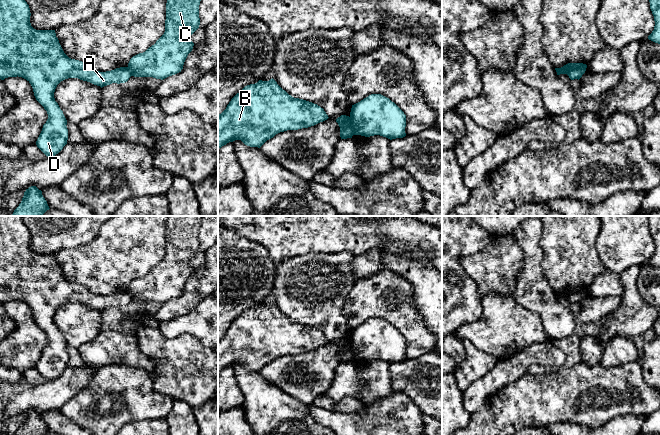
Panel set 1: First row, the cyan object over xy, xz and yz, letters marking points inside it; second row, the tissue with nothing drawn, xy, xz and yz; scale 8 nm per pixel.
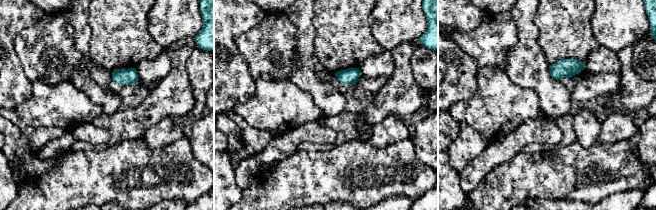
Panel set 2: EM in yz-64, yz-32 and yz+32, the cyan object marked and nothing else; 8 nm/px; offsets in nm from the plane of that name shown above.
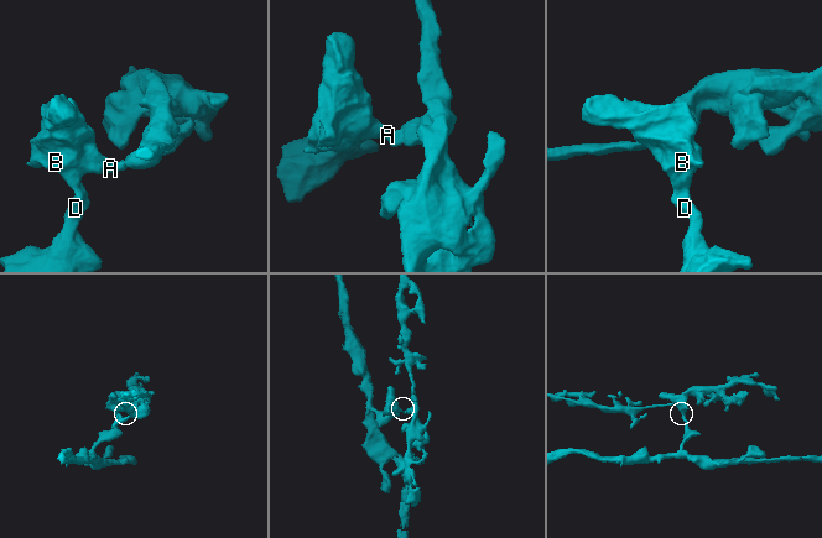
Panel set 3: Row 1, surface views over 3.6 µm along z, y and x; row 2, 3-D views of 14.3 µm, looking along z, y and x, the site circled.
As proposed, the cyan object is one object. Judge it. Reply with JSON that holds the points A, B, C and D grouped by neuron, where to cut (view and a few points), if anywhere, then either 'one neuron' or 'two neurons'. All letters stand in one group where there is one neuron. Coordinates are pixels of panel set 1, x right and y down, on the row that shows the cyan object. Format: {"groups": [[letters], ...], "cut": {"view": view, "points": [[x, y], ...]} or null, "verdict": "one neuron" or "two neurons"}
{"groups": [["A", "B", "D"], ["C"]], "cut": {"view": "yz", "points": [[585, 67], [574, 67], [566, 73]]}, "verdict": "two neurons"}

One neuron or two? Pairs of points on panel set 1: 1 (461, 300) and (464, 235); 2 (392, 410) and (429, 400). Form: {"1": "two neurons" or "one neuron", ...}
{"1": "one neuron", "2": "two neurons"}

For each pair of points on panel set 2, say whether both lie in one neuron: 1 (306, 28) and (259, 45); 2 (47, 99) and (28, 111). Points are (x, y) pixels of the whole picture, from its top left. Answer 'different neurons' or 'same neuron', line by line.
1: different neurons
2: same neuron

